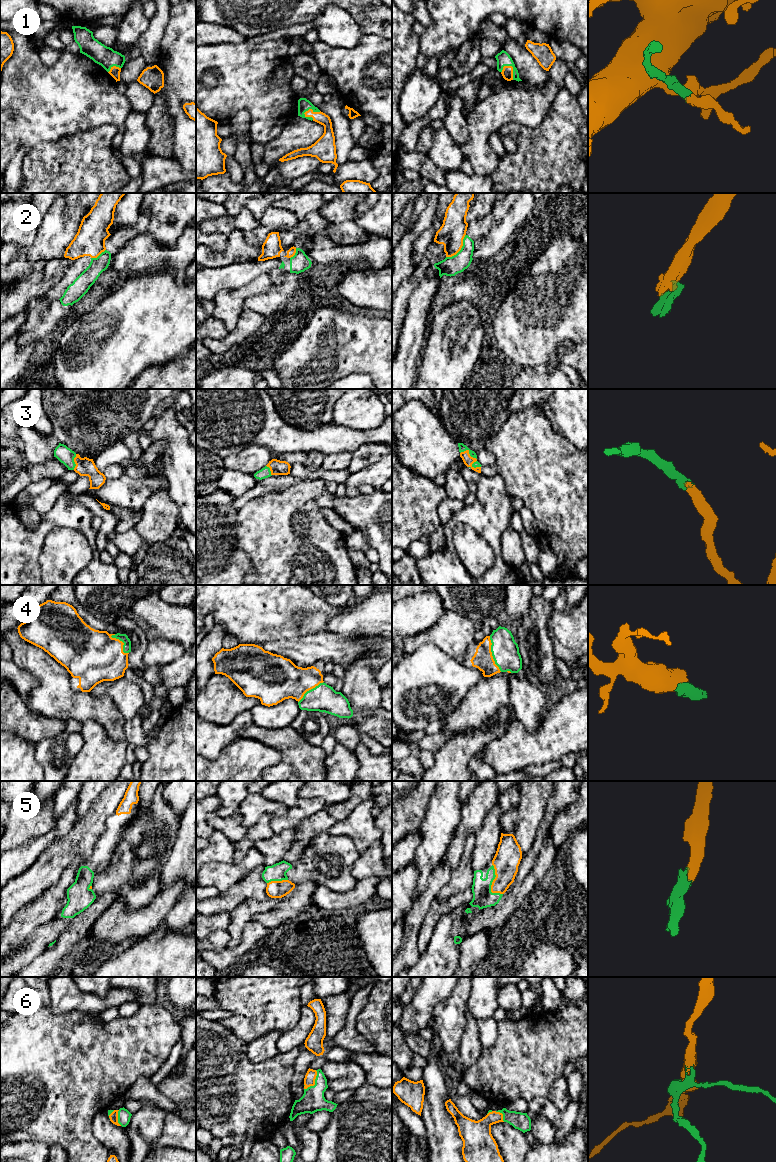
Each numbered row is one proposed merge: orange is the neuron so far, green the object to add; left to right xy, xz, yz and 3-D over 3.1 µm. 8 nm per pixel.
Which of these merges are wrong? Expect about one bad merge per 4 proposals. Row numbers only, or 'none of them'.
2

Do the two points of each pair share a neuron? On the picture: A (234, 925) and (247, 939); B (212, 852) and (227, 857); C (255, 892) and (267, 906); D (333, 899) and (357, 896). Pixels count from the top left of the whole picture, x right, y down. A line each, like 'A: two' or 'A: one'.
A: two
B: one
C: two
D: one

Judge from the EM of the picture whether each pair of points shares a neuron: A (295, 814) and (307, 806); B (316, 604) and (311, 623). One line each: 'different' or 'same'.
A: same
B: different

